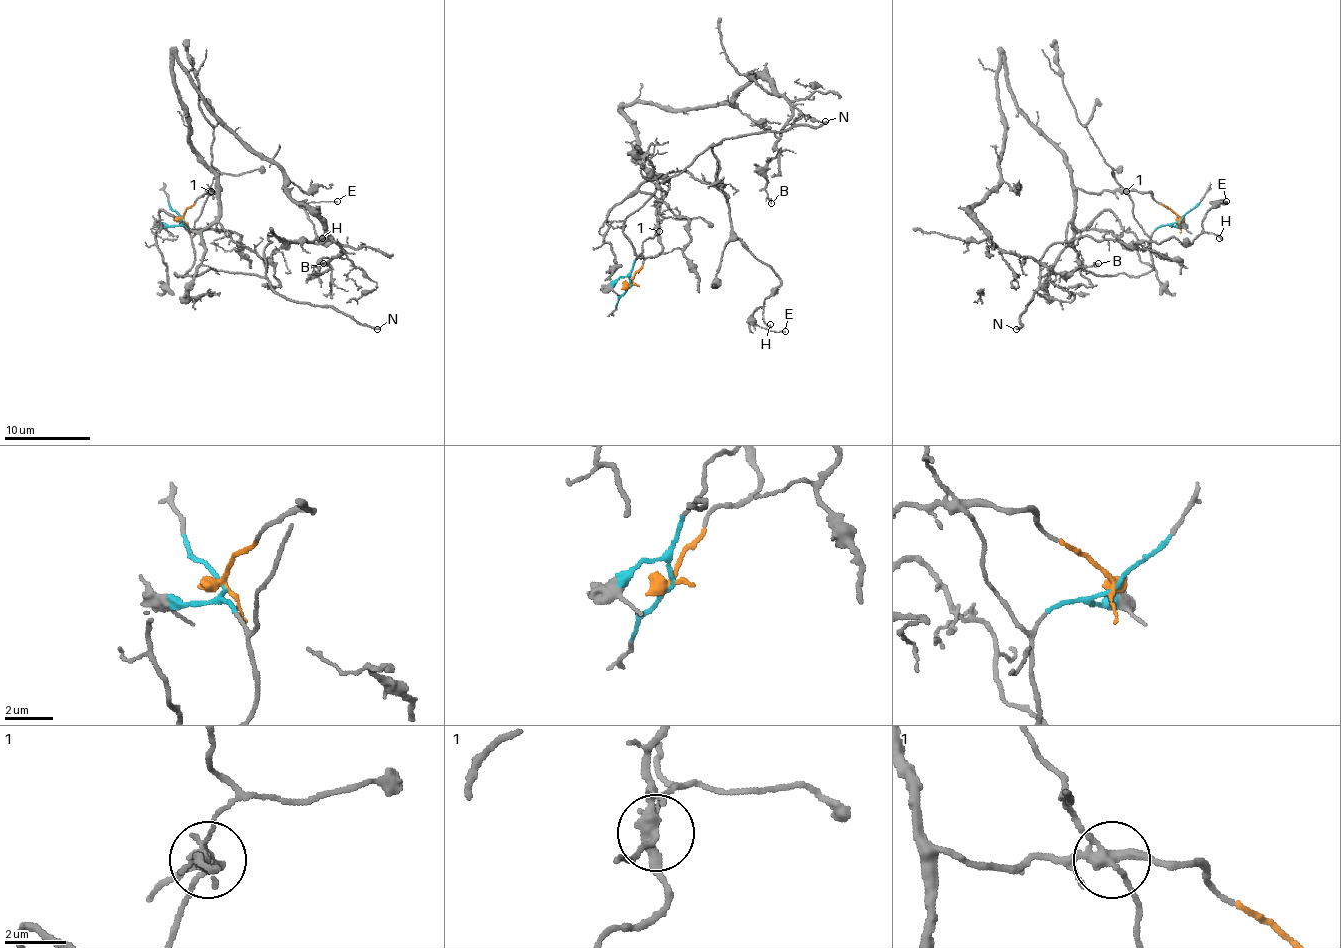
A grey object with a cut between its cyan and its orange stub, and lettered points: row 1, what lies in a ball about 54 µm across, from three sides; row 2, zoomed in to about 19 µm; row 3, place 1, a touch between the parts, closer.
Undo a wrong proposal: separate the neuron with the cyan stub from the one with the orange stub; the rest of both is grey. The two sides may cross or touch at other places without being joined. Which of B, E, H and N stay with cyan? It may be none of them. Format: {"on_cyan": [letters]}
{"on_cyan": ["E", "H", "N"]}

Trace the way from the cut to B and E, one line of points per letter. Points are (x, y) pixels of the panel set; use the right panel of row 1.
B: (1180, 219), (1146, 191), (1077, 189), (1000, 62), (1000, 182), (972, 217), (996, 245), (1049, 268), (1099, 264)
E: (1180, 219), (1152, 234), (1148, 272), (1041, 277), (1041, 260), (1058, 242), (1191, 242), (1225, 202)

